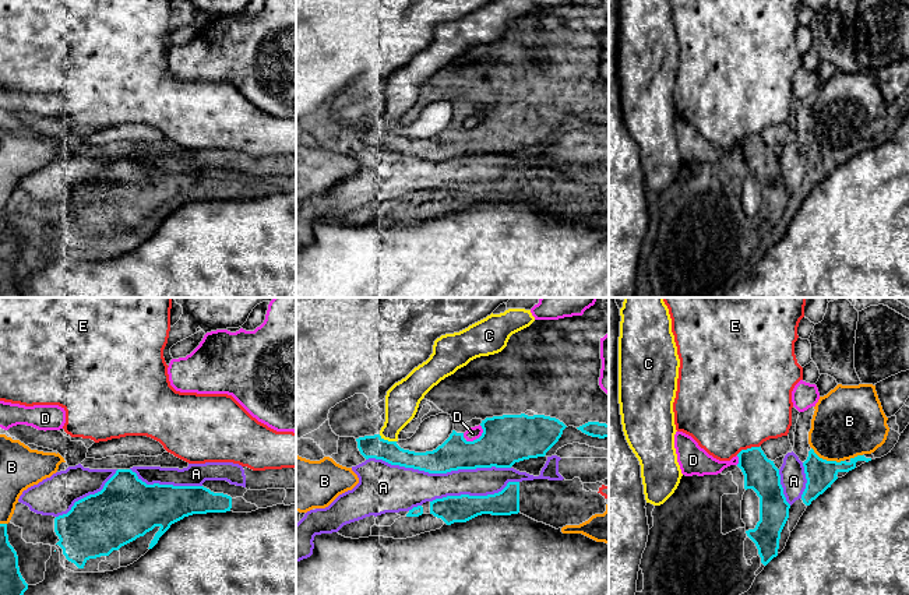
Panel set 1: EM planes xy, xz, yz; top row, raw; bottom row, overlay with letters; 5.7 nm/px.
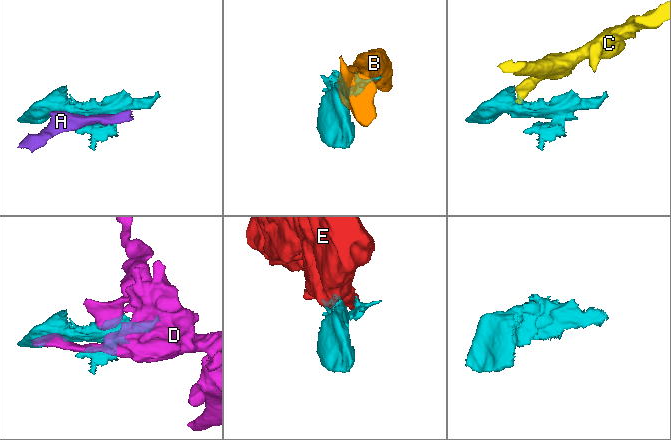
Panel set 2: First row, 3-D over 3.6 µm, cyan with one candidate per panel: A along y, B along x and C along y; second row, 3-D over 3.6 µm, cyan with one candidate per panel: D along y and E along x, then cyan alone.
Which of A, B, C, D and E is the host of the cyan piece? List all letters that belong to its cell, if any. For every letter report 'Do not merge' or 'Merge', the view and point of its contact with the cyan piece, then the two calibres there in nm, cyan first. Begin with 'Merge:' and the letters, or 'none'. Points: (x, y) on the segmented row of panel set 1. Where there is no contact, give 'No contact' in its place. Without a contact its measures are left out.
Merge: none
A: Do not merge. Touches cyan at xz (439, 472). Thickness 190 nm (cyan) against 260 nm
B: Do not merge. Touches cyan at yz (825, 460). Thickness 170 nm (cyan) against 400 nm
C: Do not merge. Touches cyan at xz (387, 440). Thickness 130 nm (cyan) against 200 nm
D: Do not merge. Touches cyan at xz (476, 439). Thickness 280 nm (cyan) against 70 nm
E: Do not merge. Touches cyan at yz (747, 449). Thickness 200 nm (cyan) against 500 nm

